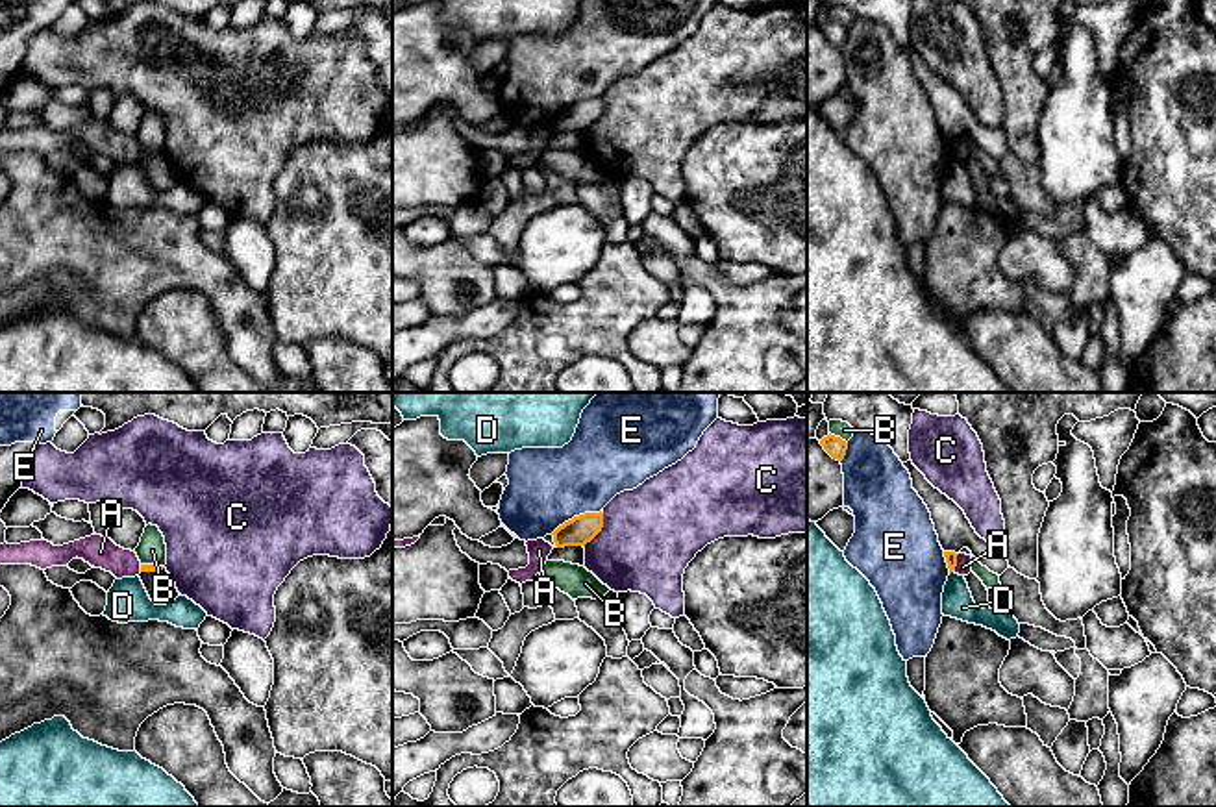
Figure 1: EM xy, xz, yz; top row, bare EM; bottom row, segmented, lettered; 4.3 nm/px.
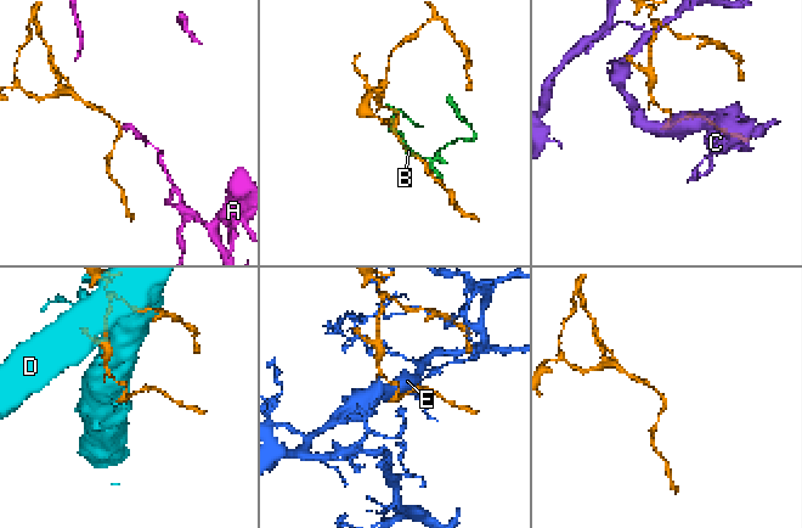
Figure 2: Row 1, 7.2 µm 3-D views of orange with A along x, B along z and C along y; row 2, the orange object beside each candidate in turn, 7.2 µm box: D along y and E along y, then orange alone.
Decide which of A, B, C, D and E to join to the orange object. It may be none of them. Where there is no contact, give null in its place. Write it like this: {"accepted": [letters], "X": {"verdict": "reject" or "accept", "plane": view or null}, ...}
{"accepted": [], "A": {"verdict": "reject", "plane": "yz"}, "B": {"verdict": "reject", "plane": "yz"}, "C": {"verdict": "reject", "plane": "xz"}, "D": {"verdict": "reject", "plane": "xz"}, "E": {"verdict": "reject", "plane": "xz"}}

